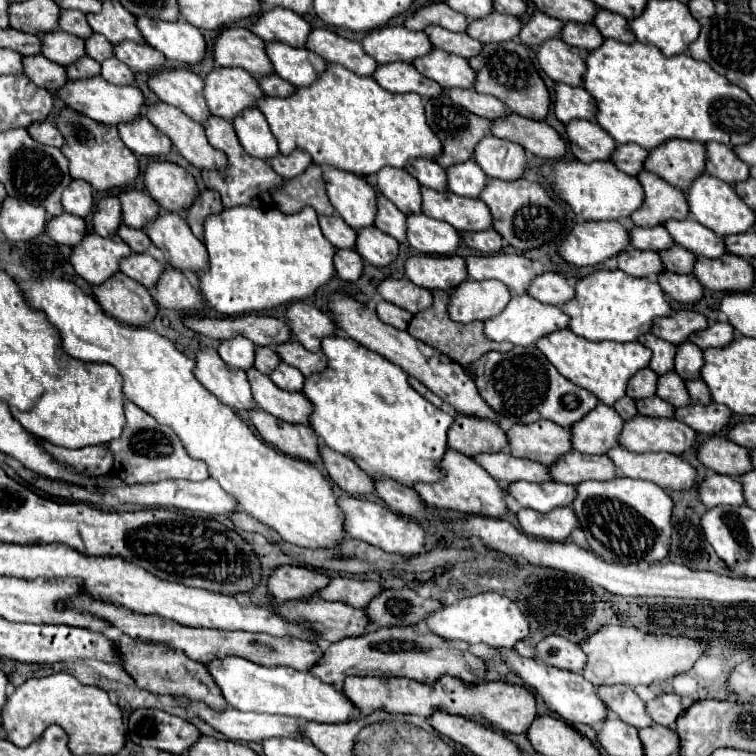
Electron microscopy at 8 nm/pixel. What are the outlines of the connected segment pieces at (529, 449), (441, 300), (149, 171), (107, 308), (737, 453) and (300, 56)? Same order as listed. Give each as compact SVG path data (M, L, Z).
M548 420L514 424L506 436L512 456L528 458L546 466L572 450L570 432Z
M434 290L432 296L434 296L432 308L414 314L414 318L412 318L412 322L410 322L410 334L412 334L414 338L420 338L424 344L428 344L428 346L440 350L440 352L446 354L450 360L454 360L454 362L458 362L458 364L464 364L464 368L470 368L474 360L478 360L482 354L486 354L486 352L490 352L490 350L510 350L510 348L512 348L512 344L508 344L508 342L496 344L496 342L492 342L492 340L484 340L482 322L458 324L458 322L448 320L448 314L446 314L448 292L444 292L444 290Z
M150 162L144 170L144 186L160 208L184 212L184 204L198 192L194 176L174 162Z
M116 272L112 280L92 286L92 292L102 310L124 324L146 326L156 316L150 292L122 272Z
M712 436L706 442L702 442L698 448L698 460L706 468L718 474L736 478L752 470L752 462L748 460L748 450L738 444L732 444L724 436Z
M266 42L266 52L274 72L294 86L312 84L326 68L326 62L306 48L296 48L282 42Z

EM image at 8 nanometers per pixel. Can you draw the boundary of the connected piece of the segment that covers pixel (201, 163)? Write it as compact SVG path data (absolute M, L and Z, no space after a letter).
M156 102L148 106L146 118L164 132L178 152L196 168L224 168L224 152L212 148L206 140L204 126L180 112L176 106Z

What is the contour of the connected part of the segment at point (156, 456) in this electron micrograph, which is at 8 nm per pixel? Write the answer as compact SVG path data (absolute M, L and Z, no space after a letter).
M128 402L124 404L126 412L126 426L124 426L124 436L120 440L114 440L108 444L112 448L112 454L116 456L116 468L114 472L120 470L120 478L126 484L154 484L162 480L206 480L208 468L204 462L194 460L188 456L184 450L180 438L172 432L172 428L158 424L150 414L140 410L136 404Z

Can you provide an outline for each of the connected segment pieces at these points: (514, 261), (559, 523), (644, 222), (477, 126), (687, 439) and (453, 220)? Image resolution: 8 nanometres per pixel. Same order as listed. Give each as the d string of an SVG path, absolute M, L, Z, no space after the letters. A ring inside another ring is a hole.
M488 254L488 256L466 256L468 276L472 280L500 280L514 294L526 294L528 284L536 276L532 260L518 254Z
M570 506L554 508L552 512L536 512L532 508L522 508L518 514L518 522L528 536L540 536L542 540L564 542L576 524L576 514Z
M642 170L640 176L636 176L644 188L644 202L642 206L630 216L636 226L660 226L664 220L676 218L684 220L690 216L688 204L684 202L684 192L670 186L660 176Z
M440 94L438 98L430 98L428 104L424 106L424 110L426 110L428 126L432 128L432 132L442 142L442 154L438 158L434 158L434 162L438 162L442 168L448 168L452 164L470 160L472 158L472 148L490 132L490 120L480 118L480 116L460 108L458 104L452 104L446 94Z
M636 414L624 422L618 442L630 452L670 452L678 456L694 446L696 432L676 418Z
M420 186L420 192L422 192L422 214L436 220L444 220L458 232L492 228L488 206L482 200L456 196L454 192L448 190L436 192L426 186Z

